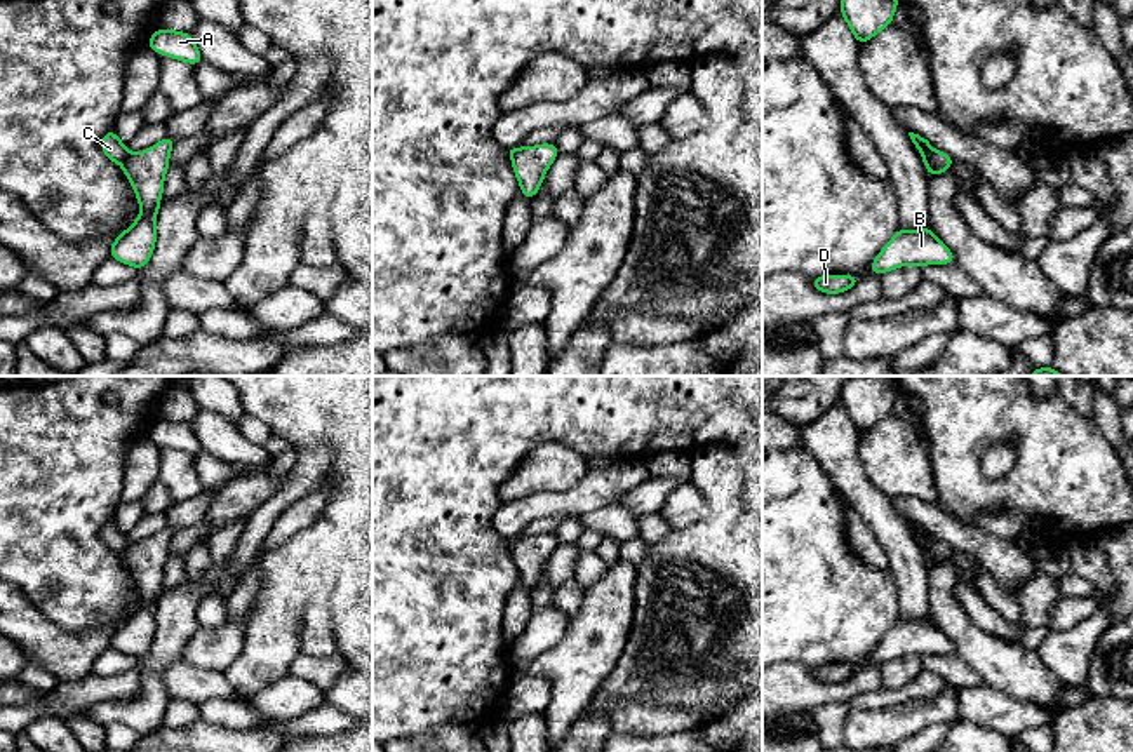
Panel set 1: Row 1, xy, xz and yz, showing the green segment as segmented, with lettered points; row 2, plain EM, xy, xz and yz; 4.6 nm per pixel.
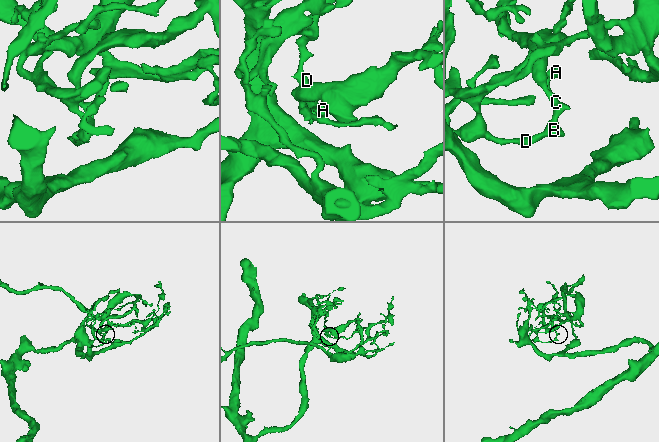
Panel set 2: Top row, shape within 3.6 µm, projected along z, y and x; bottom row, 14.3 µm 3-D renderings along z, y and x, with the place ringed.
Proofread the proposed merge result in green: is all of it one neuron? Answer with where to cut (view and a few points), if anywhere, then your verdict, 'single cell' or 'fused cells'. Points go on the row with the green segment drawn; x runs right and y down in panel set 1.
xy (127, 152), (122, 166) | fused cells

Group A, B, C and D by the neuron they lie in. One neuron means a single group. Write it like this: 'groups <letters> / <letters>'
groups A B D / C

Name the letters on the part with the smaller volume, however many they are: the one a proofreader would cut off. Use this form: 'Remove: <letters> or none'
Remove: C

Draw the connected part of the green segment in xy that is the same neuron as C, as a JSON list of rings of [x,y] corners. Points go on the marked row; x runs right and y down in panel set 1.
[[[115,129],[108,131],[103,139],[101,139],[101,148],[103,153],[113,160],[115,164],[122,165],[125,164],[125,157],[127,157],[127,144],[124,144],[117,134]]]

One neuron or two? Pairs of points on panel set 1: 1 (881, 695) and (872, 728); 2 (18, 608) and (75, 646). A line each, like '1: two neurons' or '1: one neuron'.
1: two neurons
2: one neuron

